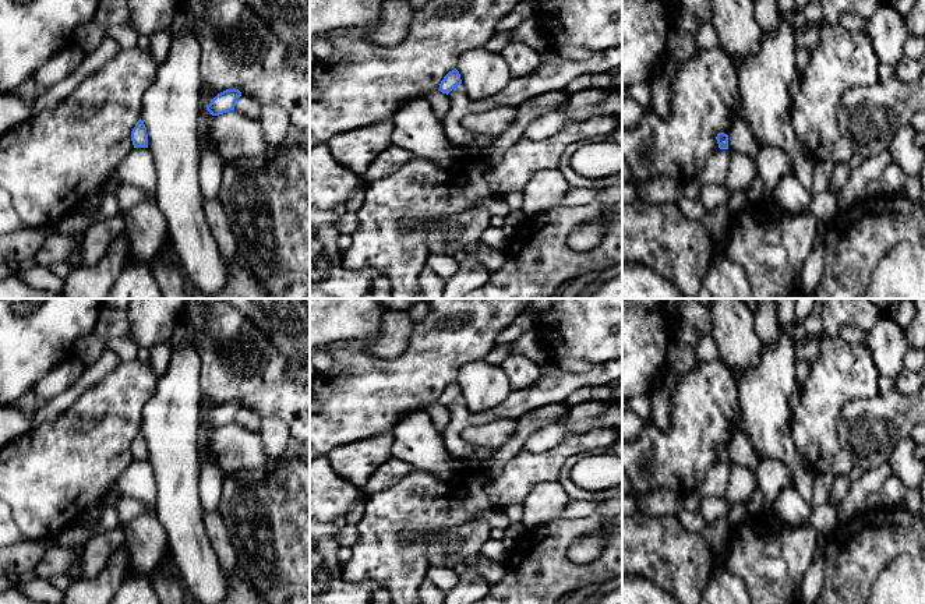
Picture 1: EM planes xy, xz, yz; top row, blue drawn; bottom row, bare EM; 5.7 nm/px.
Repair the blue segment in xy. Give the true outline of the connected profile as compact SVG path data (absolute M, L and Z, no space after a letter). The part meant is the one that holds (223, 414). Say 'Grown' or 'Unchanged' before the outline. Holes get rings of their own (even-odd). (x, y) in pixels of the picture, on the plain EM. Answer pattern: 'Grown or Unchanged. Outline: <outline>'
Unchanged. Outline: M226 402L218 406L211 416L206 418L206 423L212 428L219 428L226 424L234 423L237 412L241 409L239 402Z

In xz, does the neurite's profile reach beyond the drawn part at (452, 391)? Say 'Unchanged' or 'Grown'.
Unchanged

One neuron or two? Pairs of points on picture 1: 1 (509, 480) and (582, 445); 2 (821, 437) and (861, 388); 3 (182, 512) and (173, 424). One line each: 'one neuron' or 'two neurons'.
1: one neuron
2: one neuron
3: one neuron

